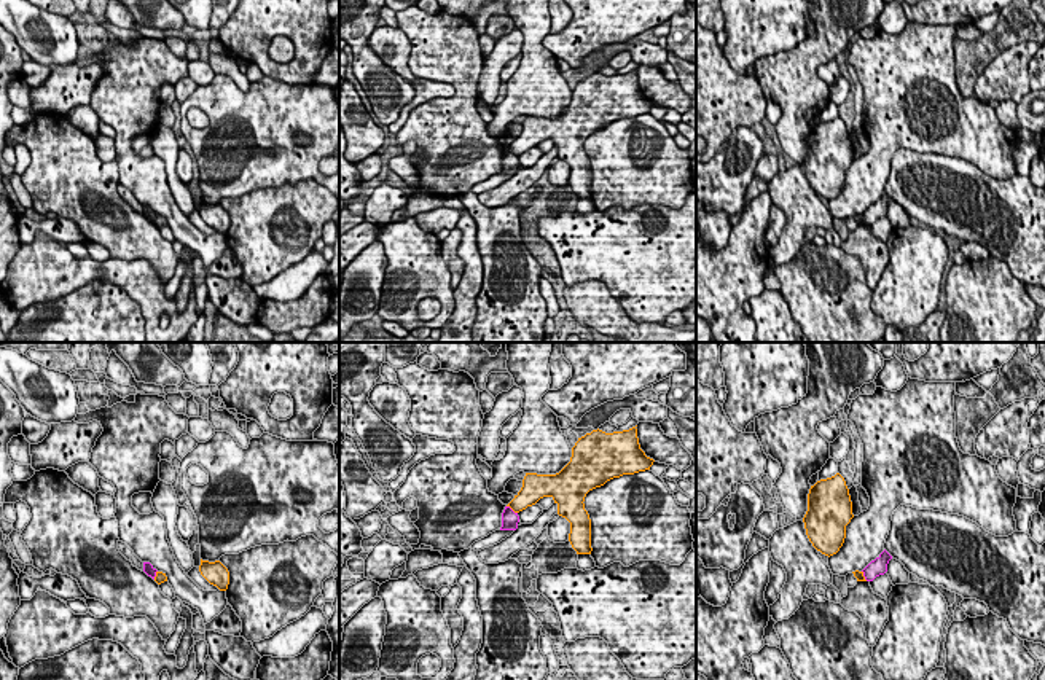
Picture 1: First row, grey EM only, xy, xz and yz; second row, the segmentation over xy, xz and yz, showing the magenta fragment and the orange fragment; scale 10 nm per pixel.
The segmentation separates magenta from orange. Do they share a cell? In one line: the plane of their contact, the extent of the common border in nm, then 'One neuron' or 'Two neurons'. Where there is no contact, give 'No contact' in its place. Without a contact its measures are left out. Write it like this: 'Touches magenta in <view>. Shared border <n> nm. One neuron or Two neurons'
Touches magenta in xz. Shared border 140 nm. Two neurons

